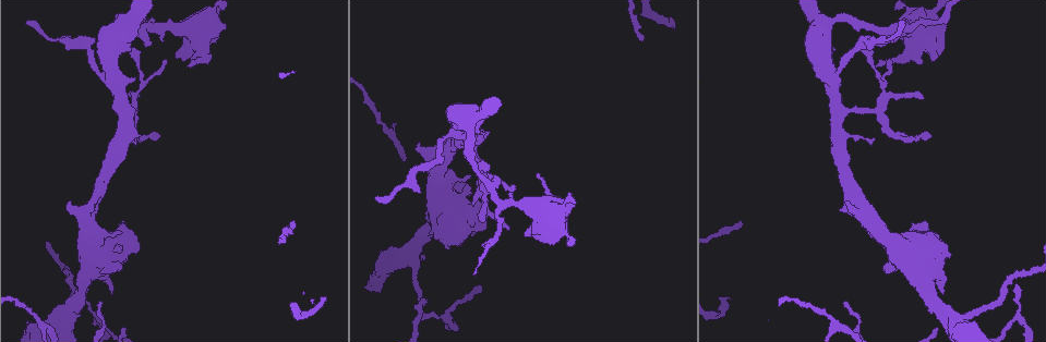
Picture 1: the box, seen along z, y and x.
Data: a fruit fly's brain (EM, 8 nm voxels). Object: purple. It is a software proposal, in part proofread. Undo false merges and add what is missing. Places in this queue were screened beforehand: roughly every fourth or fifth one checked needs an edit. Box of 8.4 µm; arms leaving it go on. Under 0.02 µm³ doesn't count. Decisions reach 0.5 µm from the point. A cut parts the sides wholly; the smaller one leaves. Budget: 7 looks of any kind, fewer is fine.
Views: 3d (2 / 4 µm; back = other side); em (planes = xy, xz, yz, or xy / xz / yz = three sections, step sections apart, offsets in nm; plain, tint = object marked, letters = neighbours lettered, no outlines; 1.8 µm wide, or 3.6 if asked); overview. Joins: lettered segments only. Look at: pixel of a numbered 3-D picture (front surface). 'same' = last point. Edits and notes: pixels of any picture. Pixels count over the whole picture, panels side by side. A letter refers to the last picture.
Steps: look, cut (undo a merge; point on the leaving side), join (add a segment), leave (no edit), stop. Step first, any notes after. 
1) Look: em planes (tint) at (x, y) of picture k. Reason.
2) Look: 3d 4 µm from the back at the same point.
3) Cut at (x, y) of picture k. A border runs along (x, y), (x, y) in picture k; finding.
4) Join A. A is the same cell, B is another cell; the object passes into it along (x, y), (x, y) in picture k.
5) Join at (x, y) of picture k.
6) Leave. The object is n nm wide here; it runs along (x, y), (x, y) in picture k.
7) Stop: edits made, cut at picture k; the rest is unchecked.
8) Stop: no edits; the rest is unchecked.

Look: 3d 2 µm at (443, 314) of picture 1. Three arms meet.

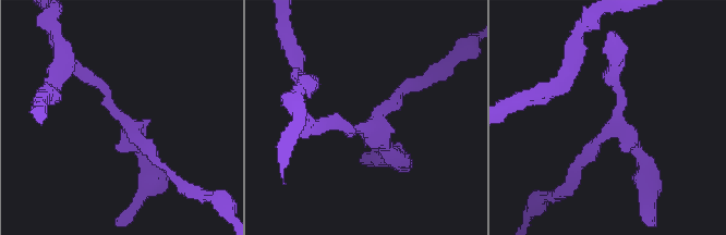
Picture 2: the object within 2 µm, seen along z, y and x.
Look: em yz step 8 (tint) at (129, 126) of picture 2.

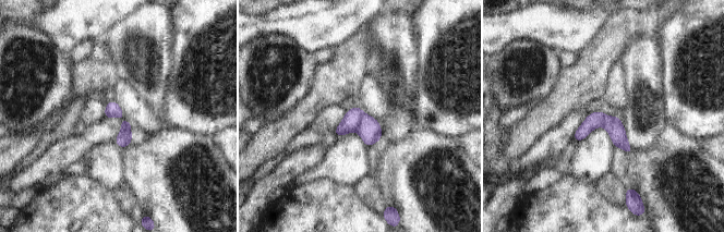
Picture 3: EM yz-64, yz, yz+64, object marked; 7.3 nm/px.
Look: em planes (letters) at the same point. Cut it another way.

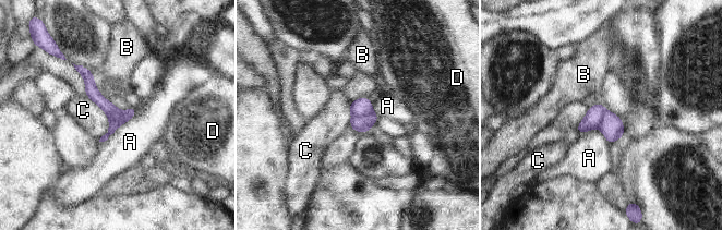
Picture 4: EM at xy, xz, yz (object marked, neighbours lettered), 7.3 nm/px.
Cut at (362, 106) of picture 4. A, B, C and D are other cells; the part that leaves runs along (79, 68), (115, 113) in picture 4; a second neuron is stuck on.

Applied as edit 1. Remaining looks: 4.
Look: overview. See it whole again.

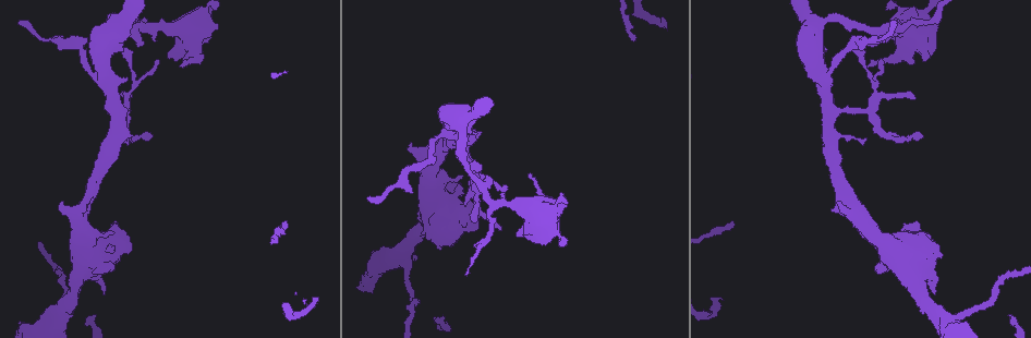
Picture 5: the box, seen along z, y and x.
Look: 3d 2 µm at (866, 109) of picture 5. Abrupt turn.

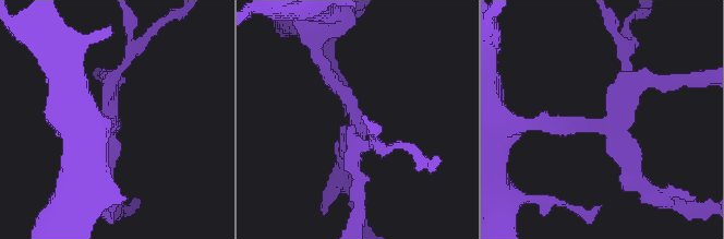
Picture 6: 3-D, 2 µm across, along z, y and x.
Look: em xy step 16 (tint) at (607, 125) of picture 6. Need the tissue.

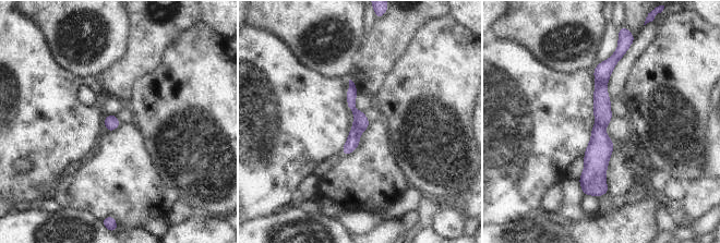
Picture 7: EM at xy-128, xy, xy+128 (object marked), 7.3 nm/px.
Look: em planes (letters) at the same point. Cut it another way.

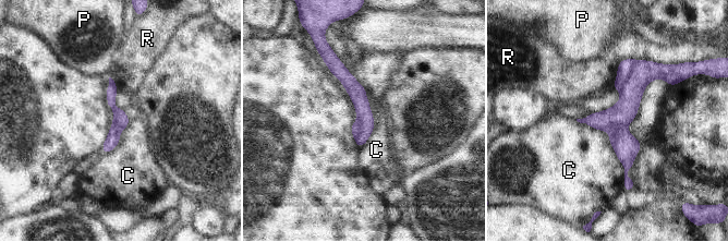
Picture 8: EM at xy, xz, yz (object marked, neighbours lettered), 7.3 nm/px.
Cut at (626, 67) of picture 8. The object is 110 nm wide here; C, P and R are other cells; a border runs along (636, 60), (632, 73), (621, 89) in picture 8; a second neuron is stuck on.

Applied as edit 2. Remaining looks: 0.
Stop: edits made, cut at picture 4, cut at picture 8; the rest is unchecked.

